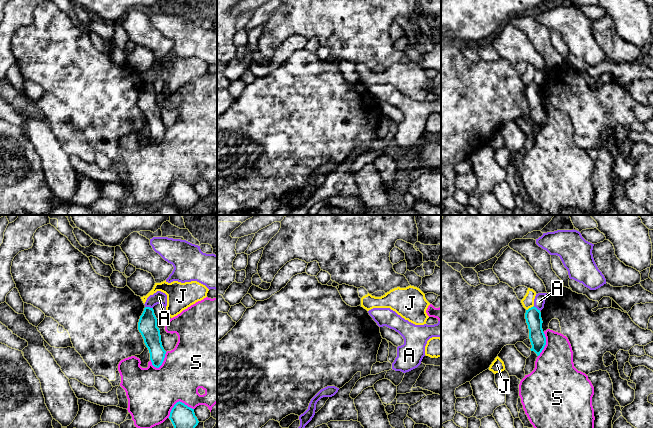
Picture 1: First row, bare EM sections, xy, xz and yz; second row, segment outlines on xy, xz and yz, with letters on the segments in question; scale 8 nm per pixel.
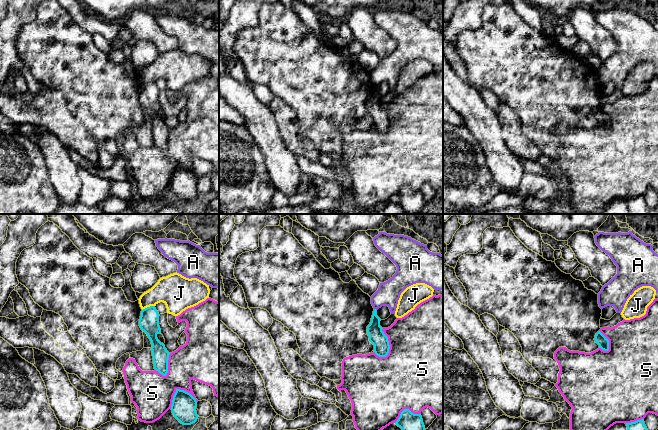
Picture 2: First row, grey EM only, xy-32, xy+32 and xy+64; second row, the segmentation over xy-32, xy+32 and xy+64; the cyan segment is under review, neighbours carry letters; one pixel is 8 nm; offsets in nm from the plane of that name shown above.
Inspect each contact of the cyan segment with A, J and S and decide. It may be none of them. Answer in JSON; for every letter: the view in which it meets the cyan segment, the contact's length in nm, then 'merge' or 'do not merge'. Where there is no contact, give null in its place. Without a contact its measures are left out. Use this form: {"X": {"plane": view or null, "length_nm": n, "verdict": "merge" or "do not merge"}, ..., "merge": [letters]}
{"A": {"plane": "xy", "length_nm": 70, "verdict": "do not merge"}, "J": {"plane": "yz", "length_nm": 80, "verdict": "do not merge"}, "S": {"plane": "xy", "length_nm": 220, "verdict": "do not merge"}, "merge": []}

